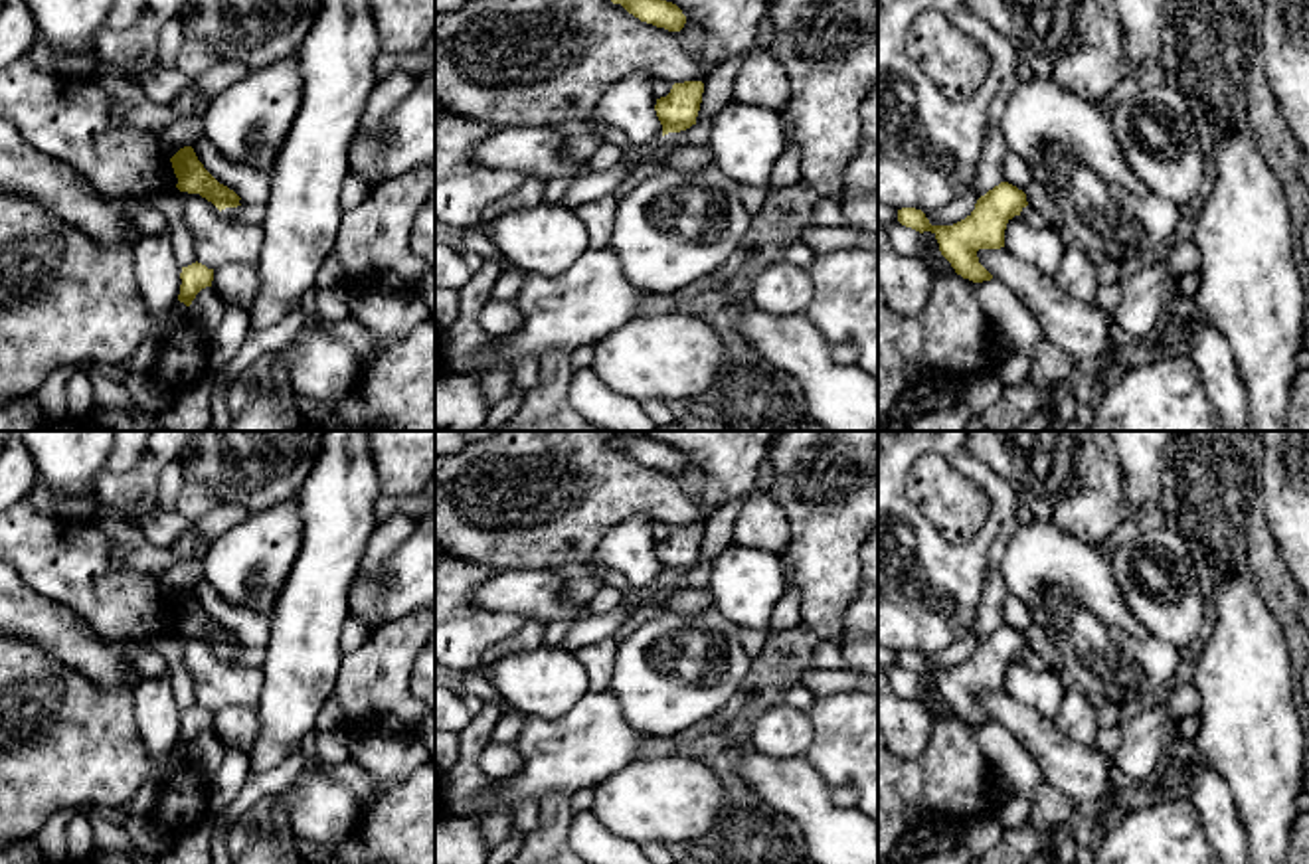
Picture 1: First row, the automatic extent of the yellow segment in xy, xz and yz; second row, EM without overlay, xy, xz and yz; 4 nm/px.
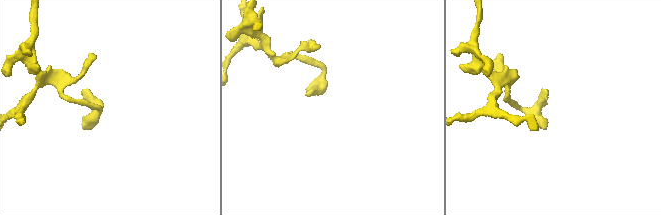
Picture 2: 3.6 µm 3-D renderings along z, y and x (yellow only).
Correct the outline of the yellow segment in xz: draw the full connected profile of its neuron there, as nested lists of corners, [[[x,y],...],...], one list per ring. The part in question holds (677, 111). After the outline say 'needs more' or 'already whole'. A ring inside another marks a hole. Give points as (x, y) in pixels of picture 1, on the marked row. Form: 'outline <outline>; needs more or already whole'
outline [[[684,81],[674,83],[666,97],[656,99],[654,111],[662,125],[662,136],[696,125],[702,93],[702,81]]]; already whole

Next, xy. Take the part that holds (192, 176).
outline [[[192,146],[180,148],[172,158],[172,168],[178,178],[176,188],[188,194],[200,194],[212,202],[219,212],[225,208],[237,208],[239,196],[227,186],[219,184],[198,160]]]; already whole

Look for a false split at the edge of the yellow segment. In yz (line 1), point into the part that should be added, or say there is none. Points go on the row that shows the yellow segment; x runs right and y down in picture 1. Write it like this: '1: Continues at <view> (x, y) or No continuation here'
1: No continuation here

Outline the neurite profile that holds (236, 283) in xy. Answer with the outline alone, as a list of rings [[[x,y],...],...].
[[[227,263],[214,271],[212,287],[223,304],[249,312],[259,293],[259,269],[249,263]]]

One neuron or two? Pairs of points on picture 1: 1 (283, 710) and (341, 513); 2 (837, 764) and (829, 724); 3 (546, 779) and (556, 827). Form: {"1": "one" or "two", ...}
{"1": "one", "2": "one", "3": "two"}

